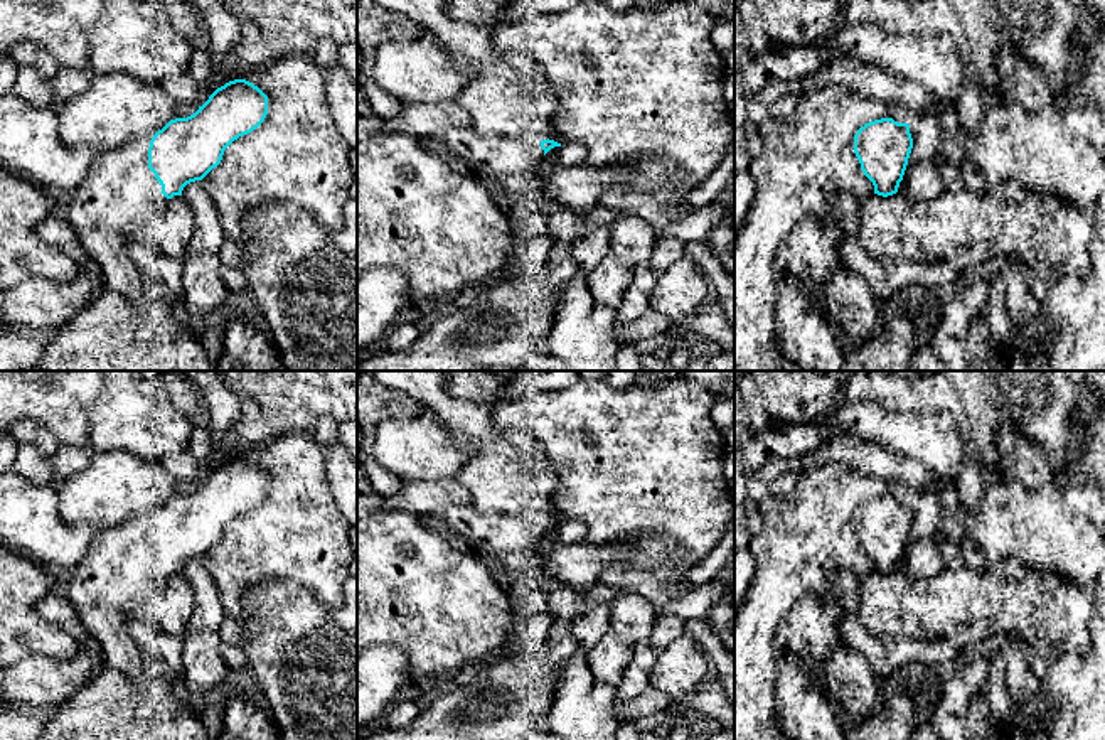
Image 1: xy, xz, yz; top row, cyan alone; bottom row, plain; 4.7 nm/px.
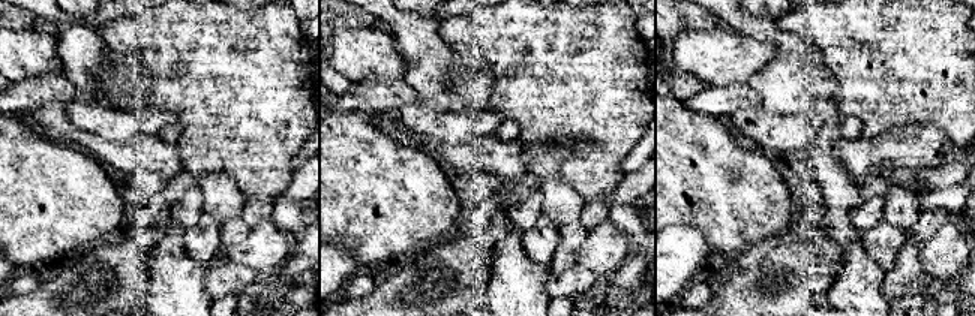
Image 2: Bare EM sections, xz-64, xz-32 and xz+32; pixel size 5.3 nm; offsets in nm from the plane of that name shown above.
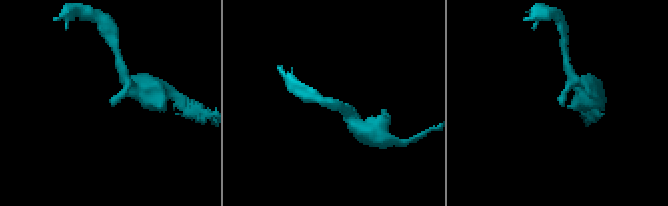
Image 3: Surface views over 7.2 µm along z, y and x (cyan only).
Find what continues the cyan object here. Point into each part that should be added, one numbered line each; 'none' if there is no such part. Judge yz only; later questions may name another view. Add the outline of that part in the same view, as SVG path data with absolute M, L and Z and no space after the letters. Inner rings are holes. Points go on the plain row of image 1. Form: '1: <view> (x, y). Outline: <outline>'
none

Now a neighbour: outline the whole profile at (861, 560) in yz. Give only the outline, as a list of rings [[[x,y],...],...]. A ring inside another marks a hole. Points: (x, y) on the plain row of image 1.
[[[827,464],[798,474],[792,496],[758,502],[763,531],[750,543],[756,573],[746,597],[734,605],[734,740],[782,740],[773,713],[777,627],[805,595],[825,597],[830,573],[849,571],[864,578],[874,571],[854,531],[854,512],[881,496],[891,496],[888,480]]]

